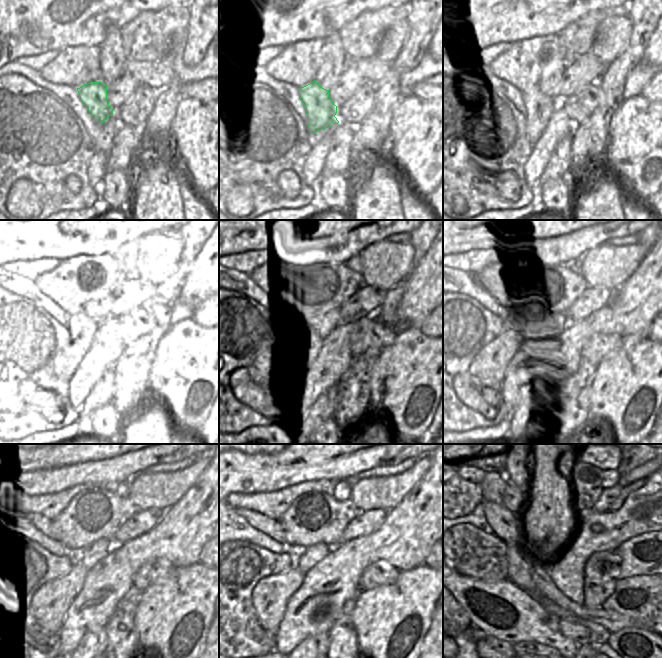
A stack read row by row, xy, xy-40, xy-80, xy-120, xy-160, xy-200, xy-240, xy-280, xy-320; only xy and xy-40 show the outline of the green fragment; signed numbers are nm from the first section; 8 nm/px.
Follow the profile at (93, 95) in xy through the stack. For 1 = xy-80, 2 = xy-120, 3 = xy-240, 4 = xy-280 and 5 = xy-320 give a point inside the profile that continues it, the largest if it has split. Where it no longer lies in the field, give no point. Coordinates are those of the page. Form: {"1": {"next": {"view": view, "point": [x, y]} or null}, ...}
{"1": {"next": {"view": "xy-80", "point": [539, 107]}}, "2": {"next": {"view": "xy-120", "point": [55, 377]}}, "3": {"next": {"view": "xy-240", "point": [51, 598]}}, "4": {"next": {"view": "xy-280", "point": [270, 597]}}, "5": {"next": {"view": "xy-320", "point": [493, 595]}}}

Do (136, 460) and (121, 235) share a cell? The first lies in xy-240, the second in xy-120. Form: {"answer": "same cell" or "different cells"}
{"answer": "same cell"}

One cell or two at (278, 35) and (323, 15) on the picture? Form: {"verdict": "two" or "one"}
{"verdict": "one"}

